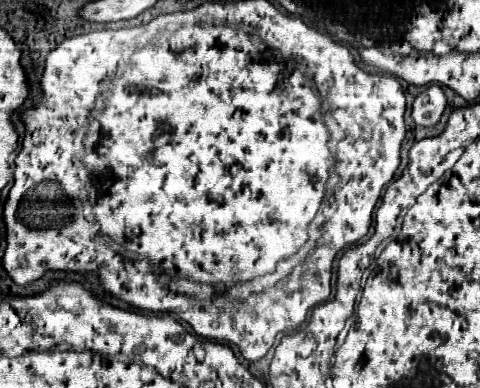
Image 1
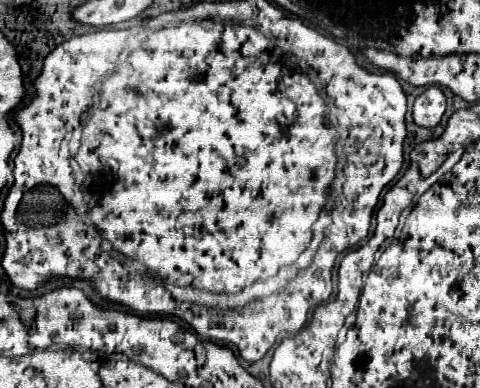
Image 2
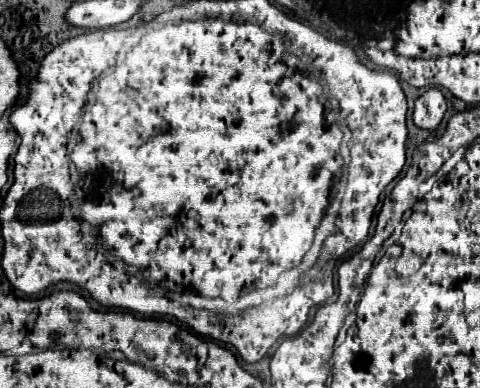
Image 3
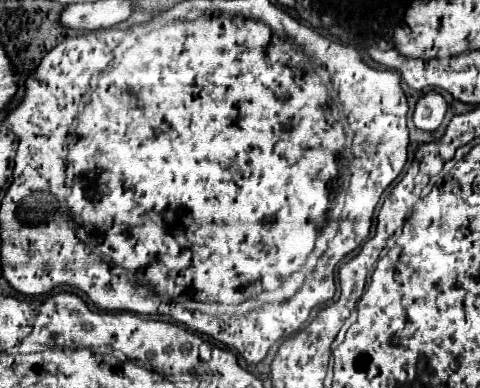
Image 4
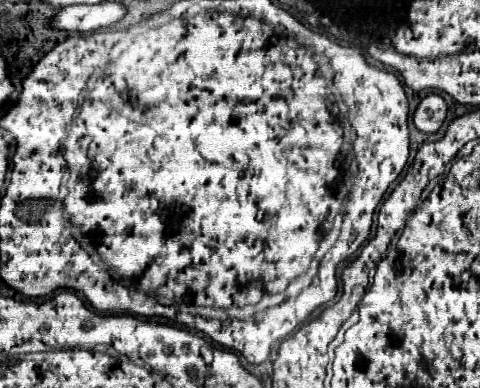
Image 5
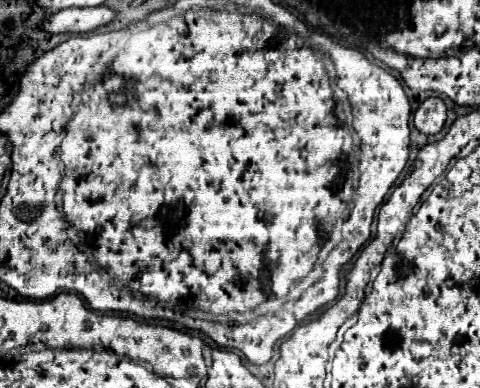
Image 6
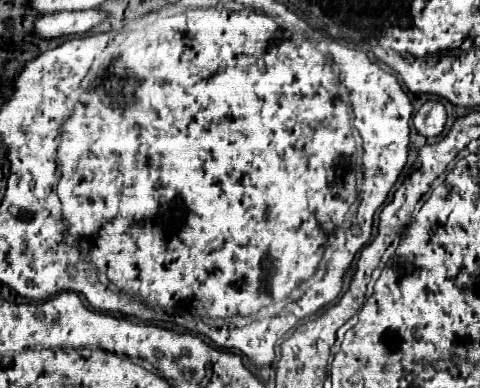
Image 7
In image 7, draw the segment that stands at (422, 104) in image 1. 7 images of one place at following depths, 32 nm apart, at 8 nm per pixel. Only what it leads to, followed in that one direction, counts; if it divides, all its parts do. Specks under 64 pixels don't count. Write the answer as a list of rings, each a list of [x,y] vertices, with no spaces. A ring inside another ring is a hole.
[[[428,100],[414,116],[414,128],[426,138],[434,138],[444,130],[446,110],[438,100]]]

